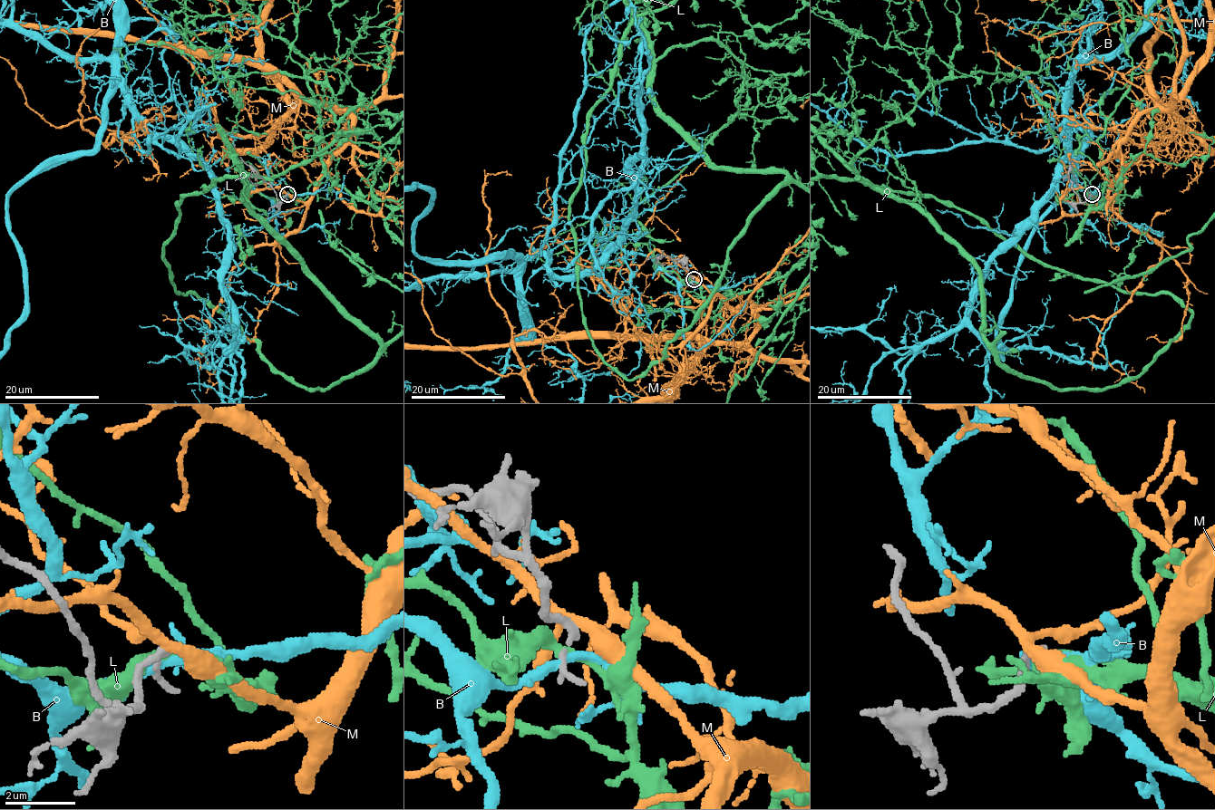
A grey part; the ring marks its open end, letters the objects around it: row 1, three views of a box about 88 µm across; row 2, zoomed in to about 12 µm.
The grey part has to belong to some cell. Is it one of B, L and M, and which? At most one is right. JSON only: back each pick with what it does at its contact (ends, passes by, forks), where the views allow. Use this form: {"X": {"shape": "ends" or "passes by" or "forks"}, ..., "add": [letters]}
{"add": []}

